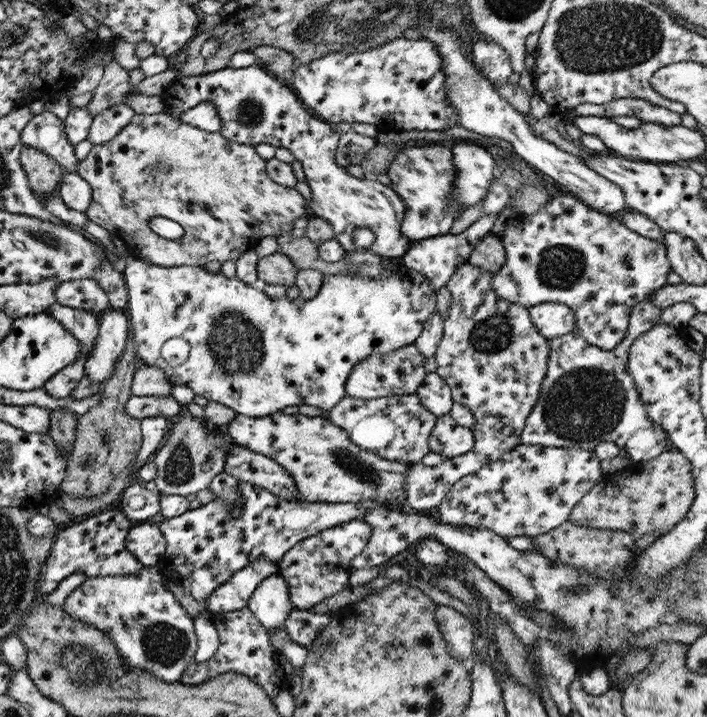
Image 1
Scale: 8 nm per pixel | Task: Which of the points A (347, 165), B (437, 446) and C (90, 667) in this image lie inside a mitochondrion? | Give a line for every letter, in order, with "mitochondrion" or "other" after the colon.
A: other
B: other
C: mitochondrion

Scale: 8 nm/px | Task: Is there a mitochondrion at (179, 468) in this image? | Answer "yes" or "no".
yes

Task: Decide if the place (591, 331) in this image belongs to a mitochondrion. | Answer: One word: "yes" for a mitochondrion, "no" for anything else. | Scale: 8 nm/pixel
no

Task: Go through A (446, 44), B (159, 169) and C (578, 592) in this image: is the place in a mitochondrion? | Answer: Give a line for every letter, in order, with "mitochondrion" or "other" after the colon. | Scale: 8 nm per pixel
A: other
B: mitochondrion
C: mitochondrion

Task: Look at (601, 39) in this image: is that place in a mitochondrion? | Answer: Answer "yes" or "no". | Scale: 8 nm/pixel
yes

